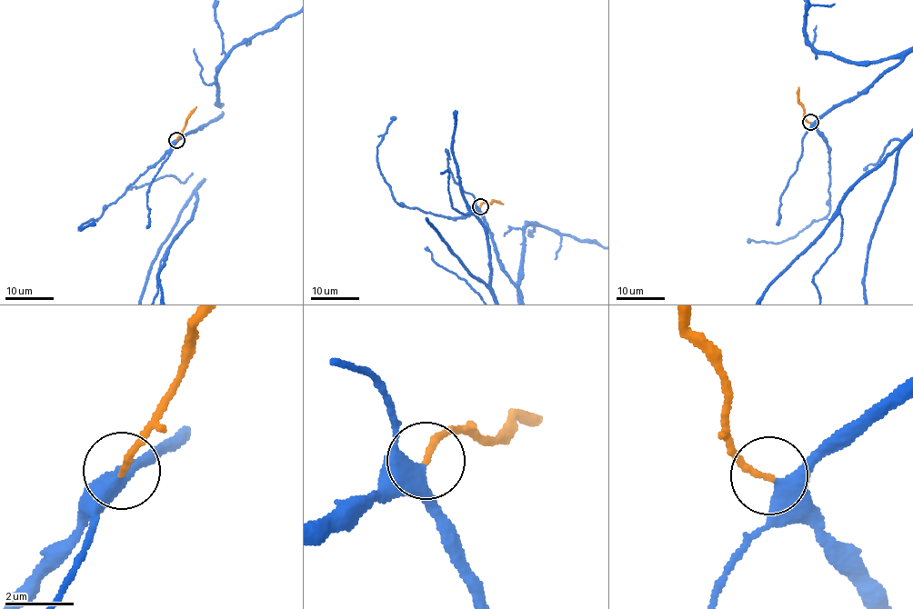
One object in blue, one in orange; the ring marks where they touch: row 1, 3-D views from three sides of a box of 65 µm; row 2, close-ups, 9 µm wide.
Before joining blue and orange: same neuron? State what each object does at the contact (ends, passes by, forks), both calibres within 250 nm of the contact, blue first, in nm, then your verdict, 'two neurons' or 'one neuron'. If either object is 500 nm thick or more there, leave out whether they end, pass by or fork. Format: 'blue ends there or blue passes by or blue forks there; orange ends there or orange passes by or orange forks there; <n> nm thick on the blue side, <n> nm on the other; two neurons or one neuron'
blue passes by; orange ends there; 400 nm thick on the blue side, 190 nm on the other; one neuron

